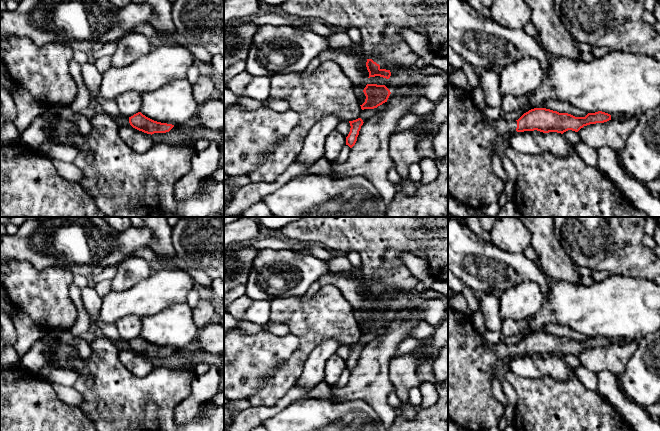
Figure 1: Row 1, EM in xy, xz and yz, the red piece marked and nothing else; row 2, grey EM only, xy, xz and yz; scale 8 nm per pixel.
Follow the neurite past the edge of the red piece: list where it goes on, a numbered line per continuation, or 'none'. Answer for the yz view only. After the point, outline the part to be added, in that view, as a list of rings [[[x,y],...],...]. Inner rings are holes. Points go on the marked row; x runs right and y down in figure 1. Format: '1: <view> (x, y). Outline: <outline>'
1: yz (471, 138). Outline: [[[448,83],[448,195],[459,203],[475,209],[496,203],[504,191],[505,183],[492,170],[492,156],[495,153],[495,139],[503,133],[509,135],[517,128],[517,121],[502,119],[498,121],[484,118],[474,105],[471,92]]]

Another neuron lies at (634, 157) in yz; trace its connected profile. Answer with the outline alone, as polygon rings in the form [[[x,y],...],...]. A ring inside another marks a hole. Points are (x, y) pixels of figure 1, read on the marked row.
[[[660,104],[637,118],[637,125],[620,152],[624,170],[642,184],[660,178],[657,139],[660,139]]]

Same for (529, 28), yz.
[[[529,22],[528,24],[526,24],[524,26],[523,30],[525,31],[525,33],[527,33],[528,35],[530,35],[531,37],[537,39],[538,32],[537,32],[535,26],[531,22]]]

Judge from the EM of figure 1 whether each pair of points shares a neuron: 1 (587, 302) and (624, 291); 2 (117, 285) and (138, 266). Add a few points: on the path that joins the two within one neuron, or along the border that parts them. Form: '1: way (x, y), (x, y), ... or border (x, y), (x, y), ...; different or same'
1: way (596, 302), (613, 302), (615, 300); same
2: way (123, 280), (130, 279), (133, 272); same

